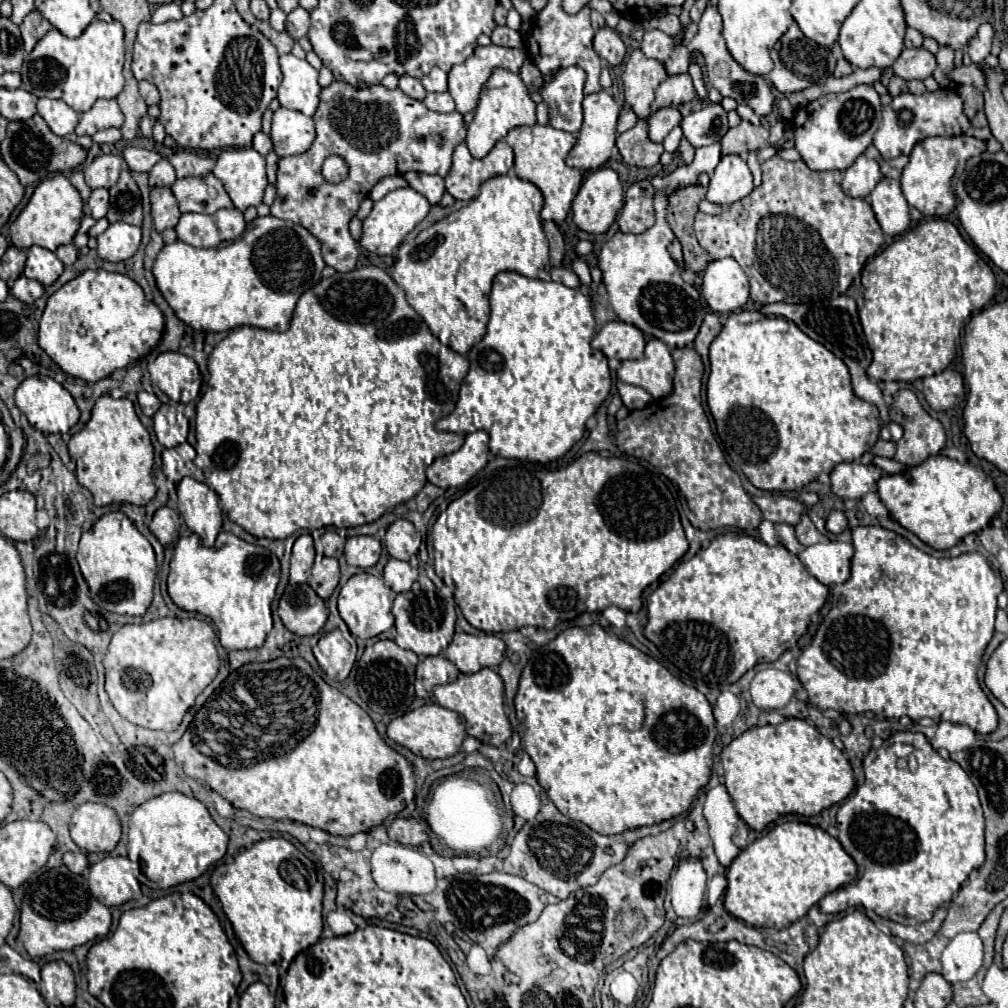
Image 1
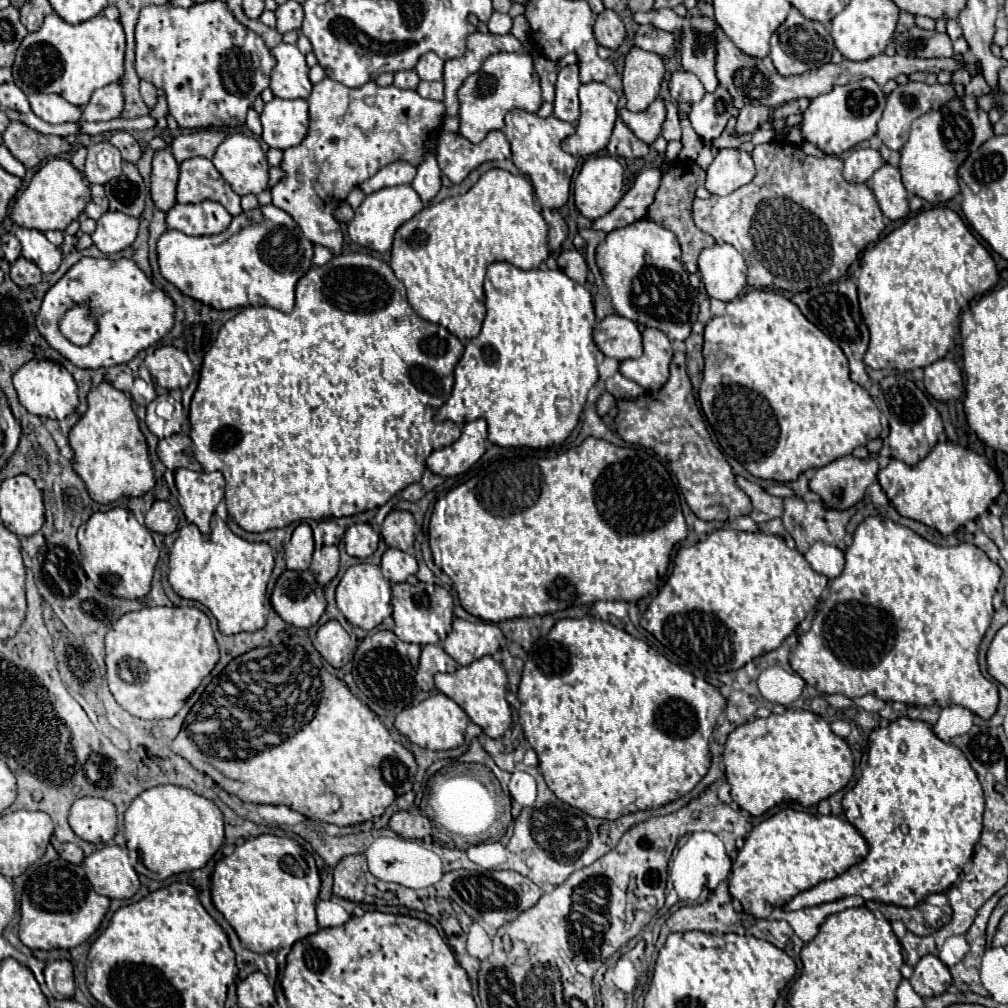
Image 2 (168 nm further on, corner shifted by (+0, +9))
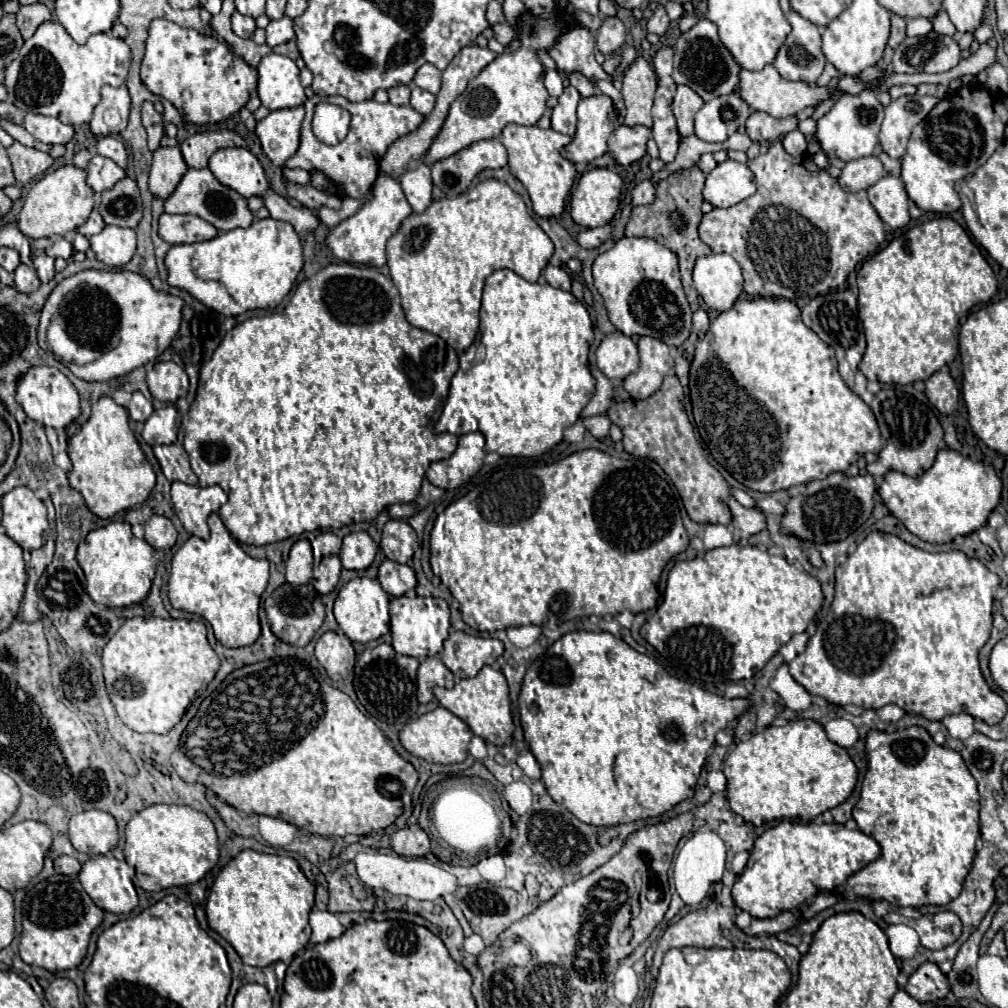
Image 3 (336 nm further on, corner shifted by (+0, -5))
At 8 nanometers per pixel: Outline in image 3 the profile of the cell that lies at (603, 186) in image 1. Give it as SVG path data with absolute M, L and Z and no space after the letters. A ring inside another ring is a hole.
M586 171L570 197L570 215L578 225L600 227L612 221L622 191L622 179L616 171Z

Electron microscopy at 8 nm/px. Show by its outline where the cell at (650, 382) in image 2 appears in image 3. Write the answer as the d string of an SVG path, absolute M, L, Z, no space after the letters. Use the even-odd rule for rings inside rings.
M654 337L638 339L640 369L624 379L624 389L632 399L646 399L660 389L660 383L668 371L672 371L670 349L664 341Z

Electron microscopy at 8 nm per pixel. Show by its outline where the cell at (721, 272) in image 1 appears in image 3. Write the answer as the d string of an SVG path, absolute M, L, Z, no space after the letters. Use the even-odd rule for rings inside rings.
M726 253L696 259L694 287L710 309L728 311L742 293L740 265Z

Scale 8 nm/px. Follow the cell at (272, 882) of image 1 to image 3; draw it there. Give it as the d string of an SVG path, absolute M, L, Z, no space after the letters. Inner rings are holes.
M244 849L234 859L230 859L214 879L206 901L206 917L210 929L214 929L222 939L226 939L246 965L268 967L276 961L290 963L292 957L308 945L310 941L308 915L312 905L314 905L314 887L292 857L268 855L258 853L254 849Z

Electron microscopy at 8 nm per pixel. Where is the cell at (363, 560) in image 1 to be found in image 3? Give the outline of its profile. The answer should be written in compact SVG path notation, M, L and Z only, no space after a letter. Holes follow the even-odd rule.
M366 531L348 533L344 537L340 549L340 561L344 569L354 569L354 571L368 569L370 563L374 561L374 555L376 555L376 543L370 539Z

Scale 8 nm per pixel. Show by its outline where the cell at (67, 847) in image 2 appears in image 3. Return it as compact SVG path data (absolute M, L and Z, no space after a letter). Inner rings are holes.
M60 855L54 859L54 869L56 873L62 873L62 875L78 875L80 867L82 865L74 857L68 857L68 855Z

